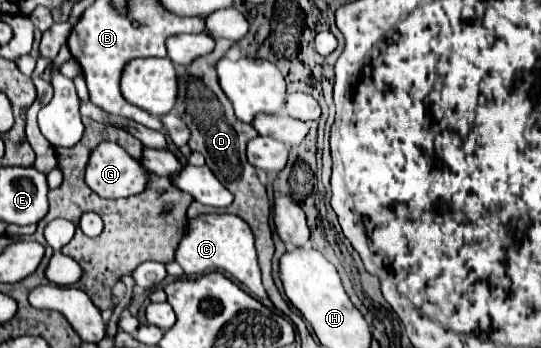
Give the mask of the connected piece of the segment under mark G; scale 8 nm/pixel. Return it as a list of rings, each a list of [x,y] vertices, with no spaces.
[[[112,141],[98,143],[90,153],[90,159],[86,165],[86,185],[104,199],[122,199],[122,197],[142,193],[150,183],[150,175],[152,171],[142,167],[132,155],[128,155],[118,143],[112,143]]]

